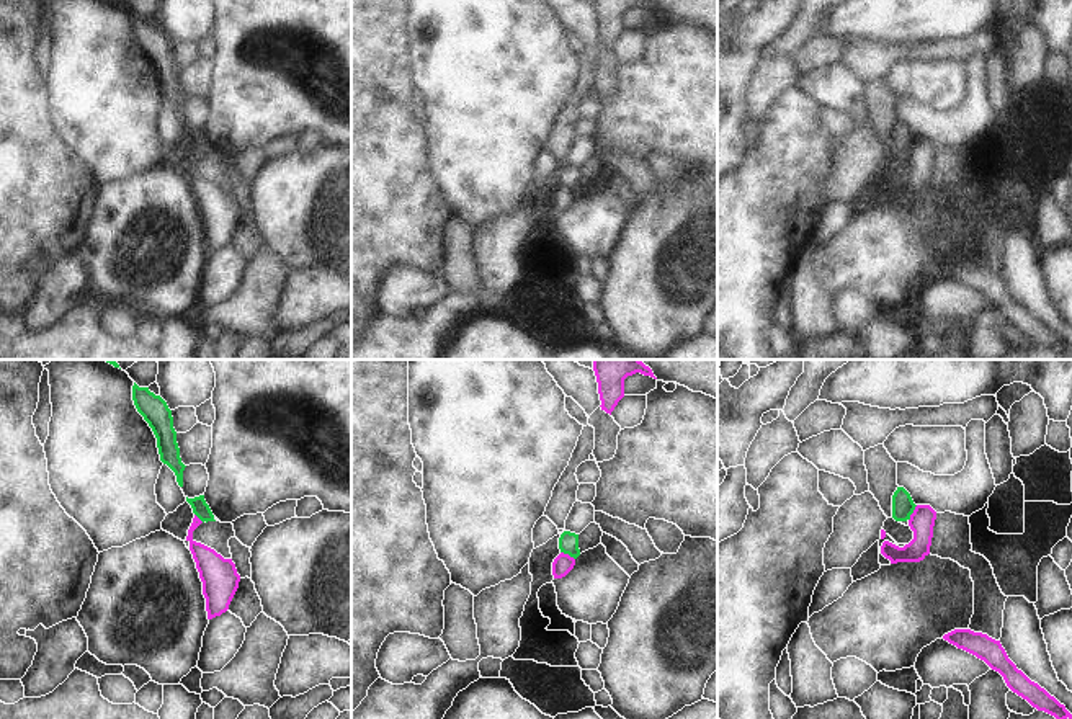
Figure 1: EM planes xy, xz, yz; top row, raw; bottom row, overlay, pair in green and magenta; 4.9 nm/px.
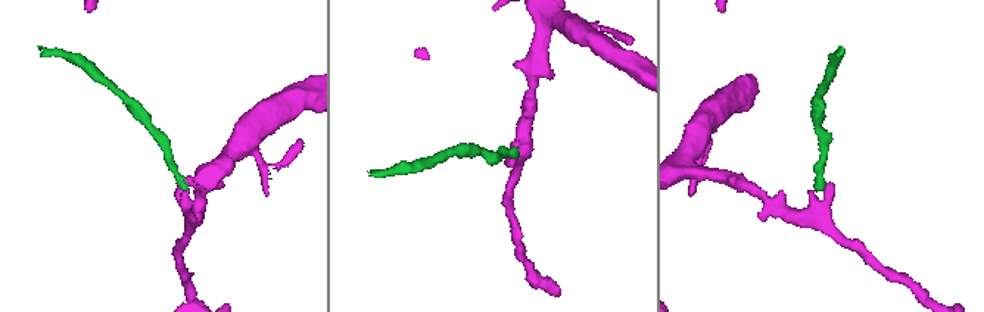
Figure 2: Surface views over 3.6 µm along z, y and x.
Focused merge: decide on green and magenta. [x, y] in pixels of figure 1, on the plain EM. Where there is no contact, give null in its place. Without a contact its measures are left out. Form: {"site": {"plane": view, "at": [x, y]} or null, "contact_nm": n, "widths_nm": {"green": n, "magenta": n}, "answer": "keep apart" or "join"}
{"site": {"plane": "yz", "at": [912, 146]}, "contact_nm": 90, "widths_nm": {"green": 110, "magenta": 120}, "answer": "keep apart"}

